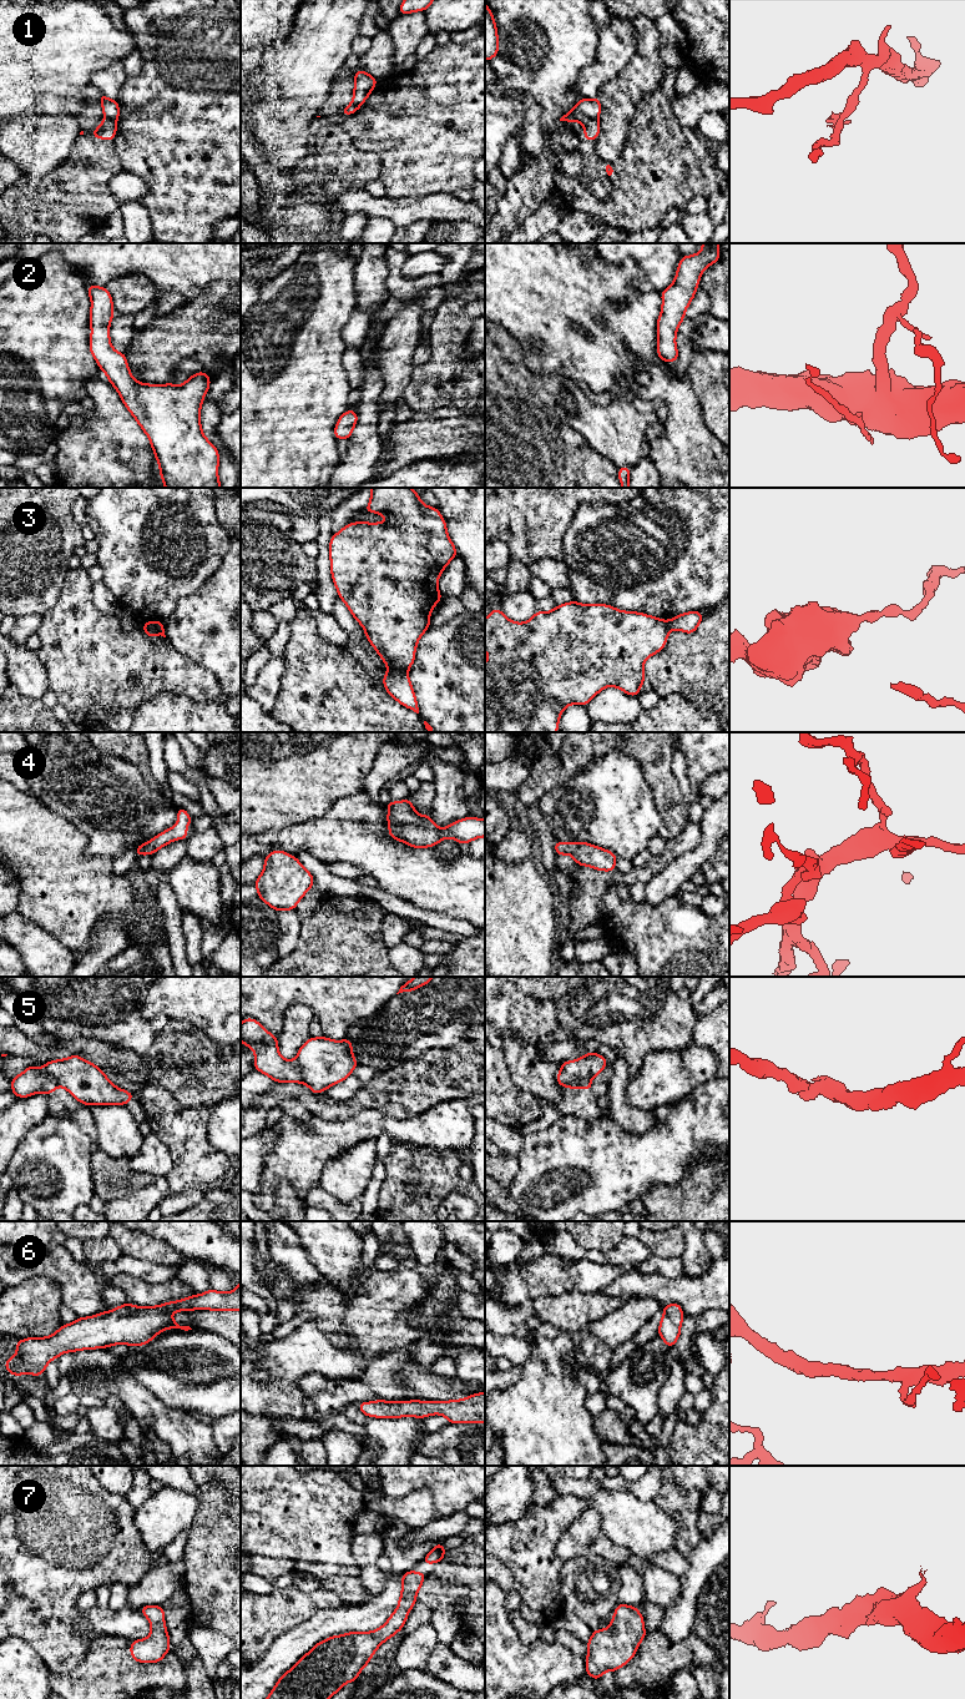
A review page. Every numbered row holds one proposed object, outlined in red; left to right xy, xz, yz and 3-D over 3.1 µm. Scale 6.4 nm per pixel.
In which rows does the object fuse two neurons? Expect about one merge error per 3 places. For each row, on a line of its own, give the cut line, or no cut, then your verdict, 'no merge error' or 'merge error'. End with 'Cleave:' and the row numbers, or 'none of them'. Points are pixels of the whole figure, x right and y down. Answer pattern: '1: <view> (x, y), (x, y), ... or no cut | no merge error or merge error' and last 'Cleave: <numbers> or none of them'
1: yz (597, 117), (592, 117), (584, 126) | merge error
2: no cut | no merge error
3: xz (388, 667), (407, 671) | merge error
4: no cut | no merge error
5: yz (590, 1079), (575, 1079), (566, 1087) | merge error
6: no cut | no merge error
7: no cut | no merge error
Cleave: 1, 3, 5

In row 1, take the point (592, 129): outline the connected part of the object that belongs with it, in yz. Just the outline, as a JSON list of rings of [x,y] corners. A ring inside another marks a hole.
[[[592,119],[590,120],[585,126],[585,135],[583,135],[583,138],[586,140],[590,140],[592,142],[596,141],[600,131],[601,131],[601,127],[600,127],[600,123],[598,123],[598,119]]]

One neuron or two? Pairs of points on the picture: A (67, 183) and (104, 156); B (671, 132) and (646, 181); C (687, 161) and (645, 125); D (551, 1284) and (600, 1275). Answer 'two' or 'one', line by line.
A: one
B: one
C: one
D: one

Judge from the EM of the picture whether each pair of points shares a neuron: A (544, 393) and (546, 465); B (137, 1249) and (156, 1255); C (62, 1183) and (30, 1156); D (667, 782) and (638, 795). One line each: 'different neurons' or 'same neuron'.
A: same neuron
B: same neuron
C: same neuron
D: different neurons

